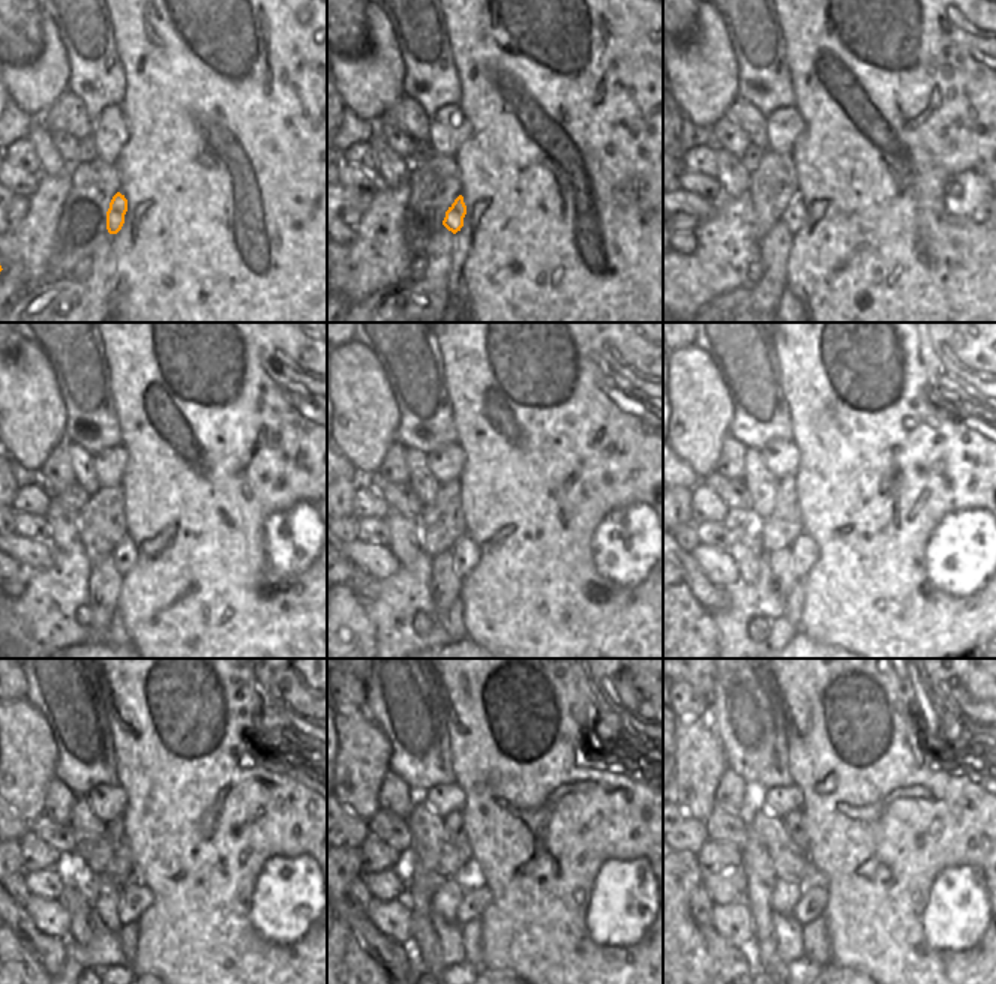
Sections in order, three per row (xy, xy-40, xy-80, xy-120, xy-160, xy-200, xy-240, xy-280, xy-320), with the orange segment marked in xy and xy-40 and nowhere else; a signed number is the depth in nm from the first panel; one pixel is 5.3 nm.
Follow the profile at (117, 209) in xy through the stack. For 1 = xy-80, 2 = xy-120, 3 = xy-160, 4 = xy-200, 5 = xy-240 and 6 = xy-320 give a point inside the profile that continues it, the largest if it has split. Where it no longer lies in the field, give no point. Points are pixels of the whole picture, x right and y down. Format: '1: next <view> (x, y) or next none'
1: next xy-80 (794, 215)
2: next xy-120 (125, 552)
3: next xy-160 (465, 554)
4: next xy-200 (804, 554)
5: next xy-240 (135, 897)
6: next xy-320 (812, 903)

